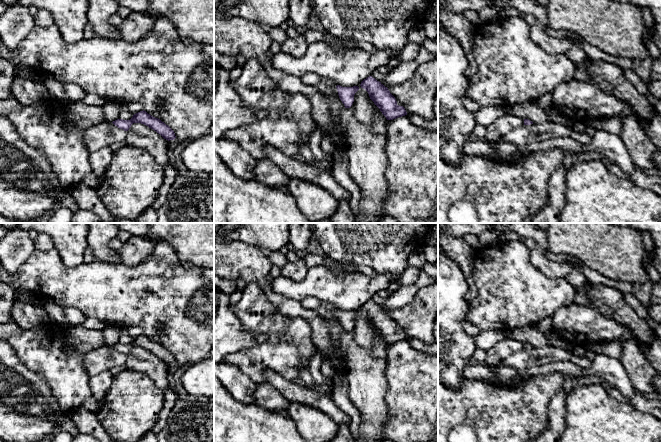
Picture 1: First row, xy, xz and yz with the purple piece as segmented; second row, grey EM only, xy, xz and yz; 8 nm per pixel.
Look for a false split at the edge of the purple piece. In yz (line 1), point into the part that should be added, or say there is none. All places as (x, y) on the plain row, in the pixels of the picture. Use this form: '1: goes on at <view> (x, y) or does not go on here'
1: does not go on here

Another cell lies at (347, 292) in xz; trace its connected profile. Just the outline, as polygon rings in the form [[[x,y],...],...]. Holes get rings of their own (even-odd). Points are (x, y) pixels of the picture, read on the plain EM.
[[[319,265],[308,268],[301,281],[293,281],[281,275],[274,278],[272,289],[288,299],[302,301],[313,296],[333,304],[342,311],[353,311],[361,308],[381,290],[388,289],[391,282],[399,281],[400,276],[382,273],[368,276],[361,272],[335,275],[323,265]]]

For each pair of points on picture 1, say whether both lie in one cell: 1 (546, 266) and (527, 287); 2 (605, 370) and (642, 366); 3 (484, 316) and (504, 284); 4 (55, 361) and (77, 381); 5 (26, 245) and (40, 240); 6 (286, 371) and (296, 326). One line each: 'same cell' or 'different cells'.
1: different cells
2: different cells
3: same cell
4: same cell
5: different cells
6: same cell

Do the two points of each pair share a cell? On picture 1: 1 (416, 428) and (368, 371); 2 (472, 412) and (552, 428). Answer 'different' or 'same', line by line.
1: different
2: different

